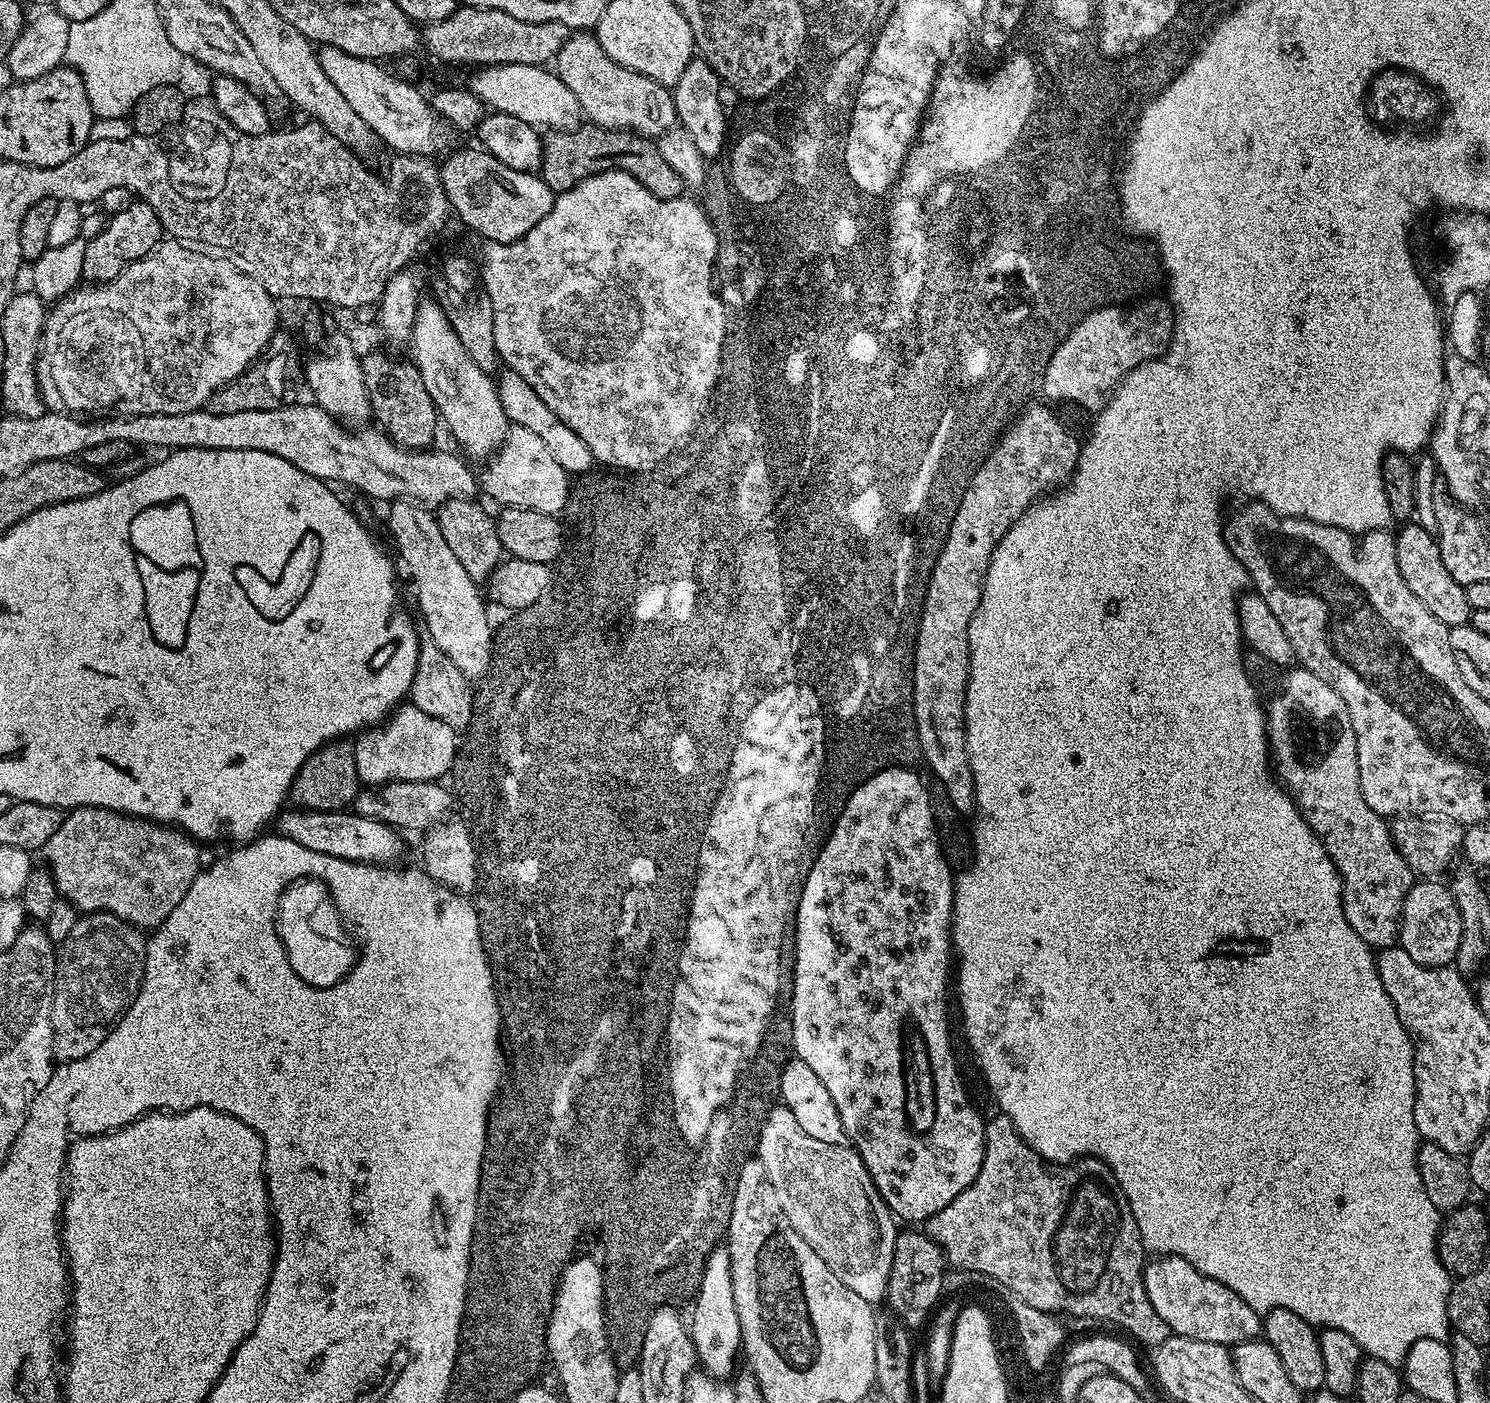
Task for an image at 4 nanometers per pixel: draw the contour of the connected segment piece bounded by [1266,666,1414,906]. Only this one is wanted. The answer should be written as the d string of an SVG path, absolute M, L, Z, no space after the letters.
M1296 666L1292 670L1284 680L1284 693L1266 704L1270 756L1279 783L1290 793L1304 821L1324 843L1326 854L1330 854L1334 862L1336 873L1340 876L1342 906L1348 904L1348 884L1352 884L1352 892L1360 892L1360 896L1364 896L1368 888L1407 888L1410 891L1414 887L1414 873L1392 840L1389 821L1370 810L1370 806L1366 806L1366 798L1362 798L1356 735L1342 698L1338 698L1336 691L1307 668Z

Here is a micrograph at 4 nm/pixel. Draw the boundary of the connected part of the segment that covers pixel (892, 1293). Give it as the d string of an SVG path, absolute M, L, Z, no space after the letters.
M901 1231L897 1235L886 1304L909 1329L916 1330L924 1319L927 1321L933 1315L934 1309L941 1303L940 1295L946 1290L946 1283L942 1278L945 1267L944 1252L928 1237L927 1231Z

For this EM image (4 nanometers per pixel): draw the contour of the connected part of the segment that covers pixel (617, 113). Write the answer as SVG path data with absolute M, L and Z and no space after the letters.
M580 30L569 35L558 50L554 71L566 90L578 98L581 113L600 128L615 128L618 132L637 132L640 136L657 138L677 127L671 91L652 78L611 60L591 31Z

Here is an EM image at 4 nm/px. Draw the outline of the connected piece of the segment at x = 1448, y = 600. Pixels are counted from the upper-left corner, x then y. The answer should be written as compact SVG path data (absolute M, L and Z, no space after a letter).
M1417 522L1405 523L1401 528L1404 529L1394 536L1398 570L1406 586L1414 590L1414 598L1418 598L1418 602L1422 602L1422 606L1426 606L1426 610L1430 610L1430 614L1434 614L1434 618L1449 629L1469 623L1473 610L1470 602L1466 602L1465 585L1454 582L1454 578L1450 578L1450 570L1442 566L1440 545L1436 543L1435 535L1428 533Z

